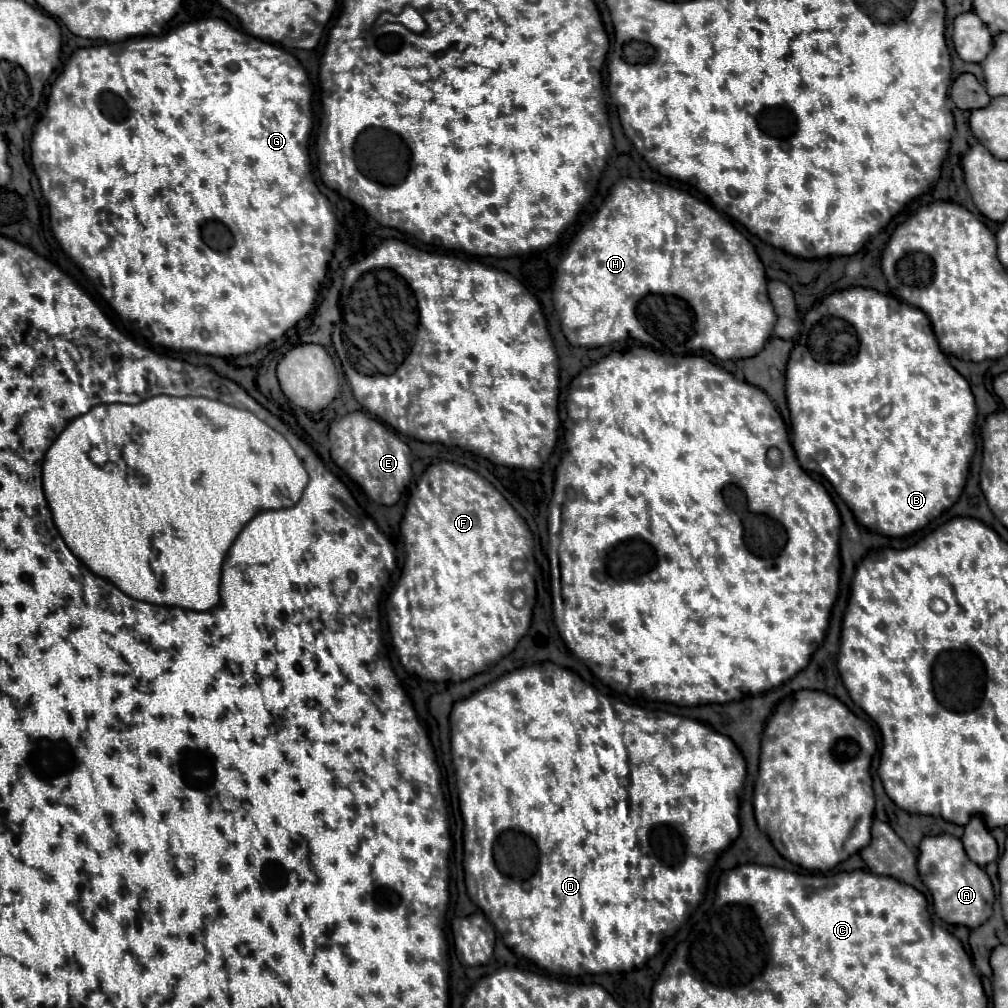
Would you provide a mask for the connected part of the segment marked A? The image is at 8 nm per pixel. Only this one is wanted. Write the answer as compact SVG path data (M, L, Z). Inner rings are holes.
M951 835L923 837L919 845L917 867L923 883L929 887L933 895L933 905L939 919L951 925L963 925L967 929L975 929L991 917L993 899L995 899L991 879L979 865L969 861L957 837Z

